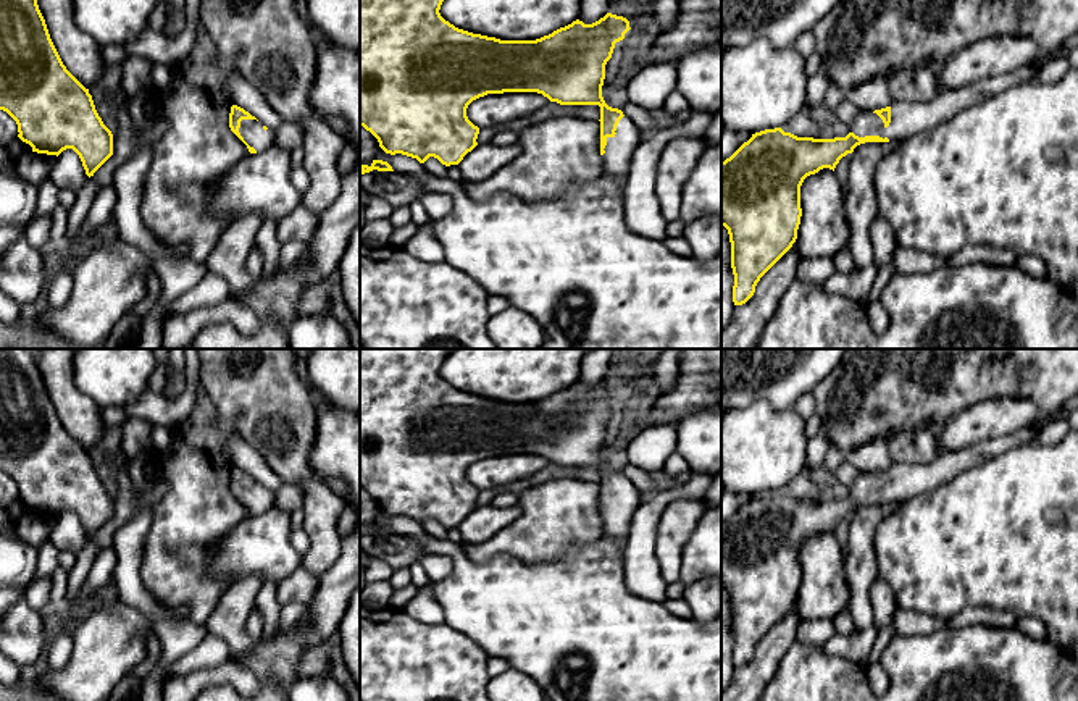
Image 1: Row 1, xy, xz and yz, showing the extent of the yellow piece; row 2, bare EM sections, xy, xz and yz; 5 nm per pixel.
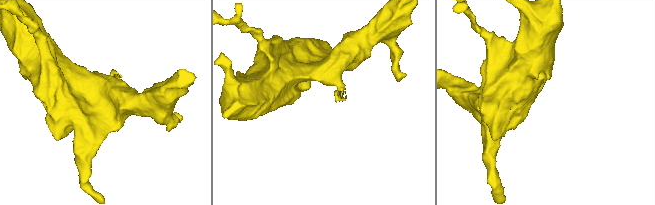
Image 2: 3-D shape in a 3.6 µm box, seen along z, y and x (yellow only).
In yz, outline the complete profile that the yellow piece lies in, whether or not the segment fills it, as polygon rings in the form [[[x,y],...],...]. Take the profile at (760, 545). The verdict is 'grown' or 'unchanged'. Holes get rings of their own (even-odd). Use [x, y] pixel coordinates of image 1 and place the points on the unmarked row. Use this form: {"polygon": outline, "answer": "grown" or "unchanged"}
{"polygon": [[[1031,425],[1005,436],[984,439],[973,446],[967,446],[959,451],[944,452],[941,457],[930,464],[892,464],[891,468],[860,473],[850,485],[850,494],[846,499],[834,501],[813,501],[797,499],[791,494],[784,494],[781,489],[765,491],[752,496],[729,520],[721,523],[721,588],[728,591],[731,604],[731,630],[734,636],[733,664],[734,667],[746,665],[755,654],[755,648],[760,640],[792,609],[797,601],[797,591],[800,586],[800,548],[810,536],[818,535],[823,530],[834,533],[842,518],[852,515],[854,510],[865,504],[889,504],[905,502],[918,494],[933,491],[942,485],[951,483],[959,473],[973,468],[991,457],[1001,455],[1009,449],[1038,441],[1039,430]]], "answer": "grown"}

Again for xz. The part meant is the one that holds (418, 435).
{"polygon": [[[360,349],[360,488],[378,501],[379,509],[386,515],[402,515],[420,525],[434,518],[445,528],[458,527],[478,507],[479,489],[466,478],[473,462],[487,455],[537,454],[560,467],[599,467],[602,535],[626,543],[641,491],[621,472],[605,465],[602,447],[605,426],[615,405],[631,391],[629,383],[607,375],[592,386],[576,381],[536,402],[500,402],[445,383],[439,371],[447,355],[445,349]]], "answer": "grown"}

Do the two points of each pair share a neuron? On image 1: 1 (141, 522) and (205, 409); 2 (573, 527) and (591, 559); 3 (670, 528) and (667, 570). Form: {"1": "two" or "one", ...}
{"1": "two", "2": "two", "3": "one"}

